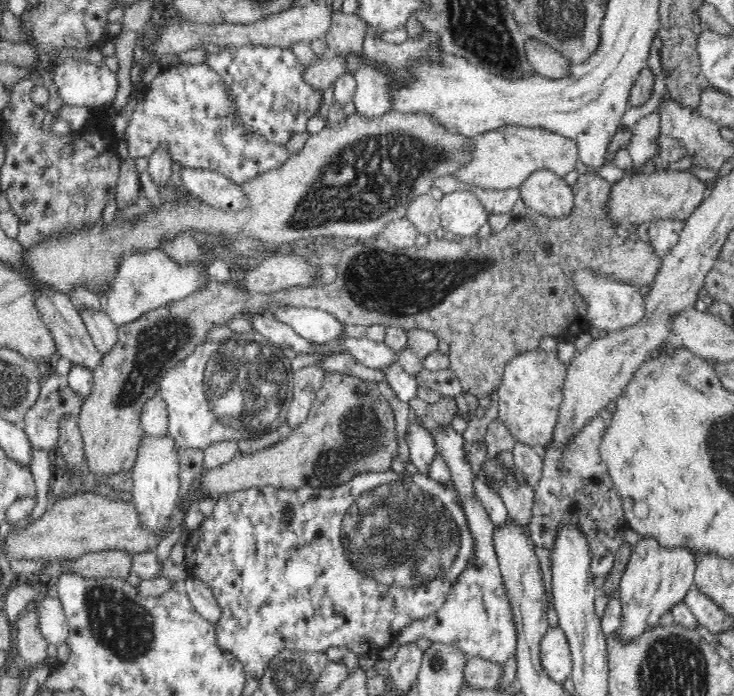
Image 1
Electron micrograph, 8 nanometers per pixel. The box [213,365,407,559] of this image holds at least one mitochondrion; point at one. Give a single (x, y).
(362, 438)

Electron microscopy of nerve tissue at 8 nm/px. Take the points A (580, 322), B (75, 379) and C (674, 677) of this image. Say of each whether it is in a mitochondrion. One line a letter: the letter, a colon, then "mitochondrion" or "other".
A: other
B: other
C: mitochondrion

